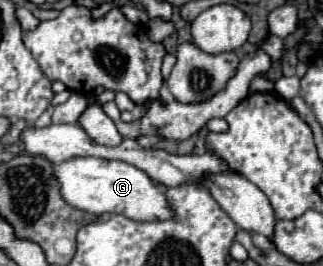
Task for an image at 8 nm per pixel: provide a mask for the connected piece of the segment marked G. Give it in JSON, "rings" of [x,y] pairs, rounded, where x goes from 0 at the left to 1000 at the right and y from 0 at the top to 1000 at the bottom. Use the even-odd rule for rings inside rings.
{"rings":[[[223,590],[167,620],[167,665],[186,688],[186,733],[211,771],[279,793],[291,808],[384,801],[402,823],[433,831],[520,823],[520,808],[533,808],[533,793],[520,793],[520,763],[508,763],[508,718],[495,718],[495,695],[477,688],[446,643],[384,605],[334,605],[310,590]]]}

